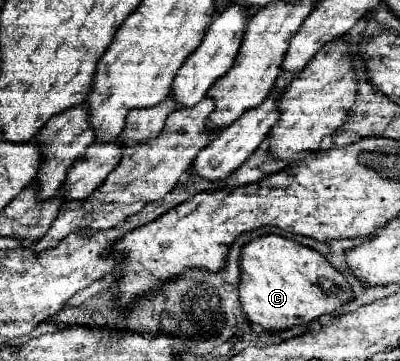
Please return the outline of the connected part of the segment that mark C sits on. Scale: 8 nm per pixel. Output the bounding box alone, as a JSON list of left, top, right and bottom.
[238,234,354,332]

